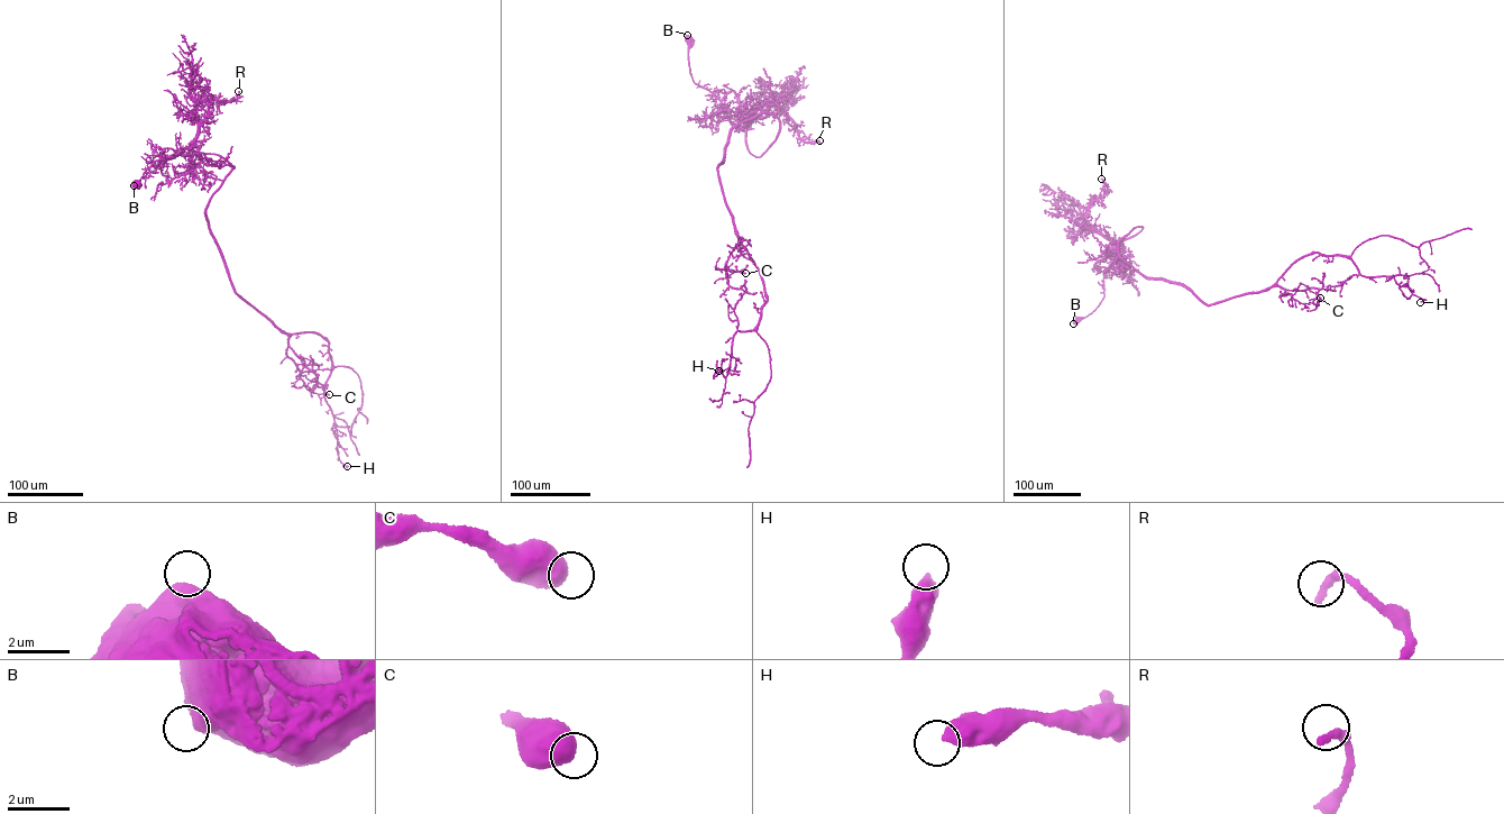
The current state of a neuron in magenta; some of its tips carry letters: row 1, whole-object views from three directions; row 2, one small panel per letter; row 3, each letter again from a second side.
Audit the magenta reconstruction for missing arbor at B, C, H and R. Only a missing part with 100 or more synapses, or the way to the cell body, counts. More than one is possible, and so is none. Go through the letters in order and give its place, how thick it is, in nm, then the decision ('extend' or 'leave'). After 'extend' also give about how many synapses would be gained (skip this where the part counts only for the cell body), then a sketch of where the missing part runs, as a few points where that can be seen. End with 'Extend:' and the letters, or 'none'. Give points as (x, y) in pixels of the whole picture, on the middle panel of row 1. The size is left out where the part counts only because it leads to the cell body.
B: at (687, 35); 850 nm thick; leave
C: at (745, 273); 650 nm thick; leave
H: at (718, 371); 550 nm thick; leave
R: at (819, 140); 320 nm thick; leave
Extend: none

